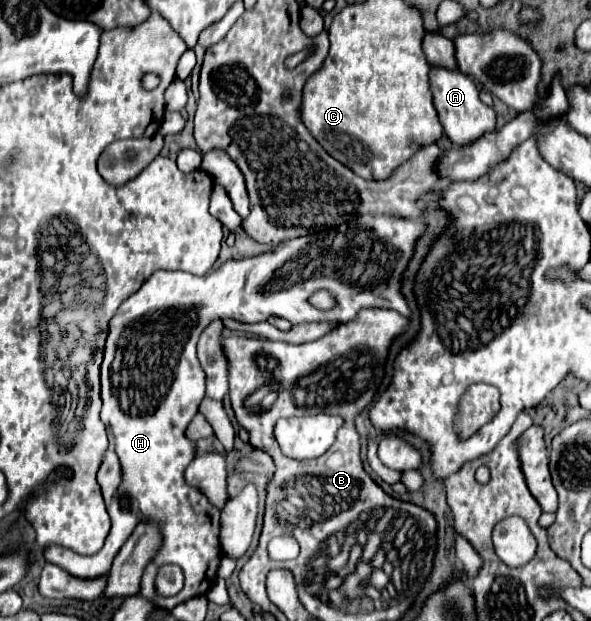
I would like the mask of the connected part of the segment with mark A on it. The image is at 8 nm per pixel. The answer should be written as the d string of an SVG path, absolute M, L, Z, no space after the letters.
M443 67L431 69L431 91L433 91L435 109L439 113L443 127L445 127L445 135L457 147L465 147L467 143L473 143L481 135L495 131L497 115L495 115L493 107L483 105L483 101L479 99L479 89L461 71L449 71L449 69L443 69Z

